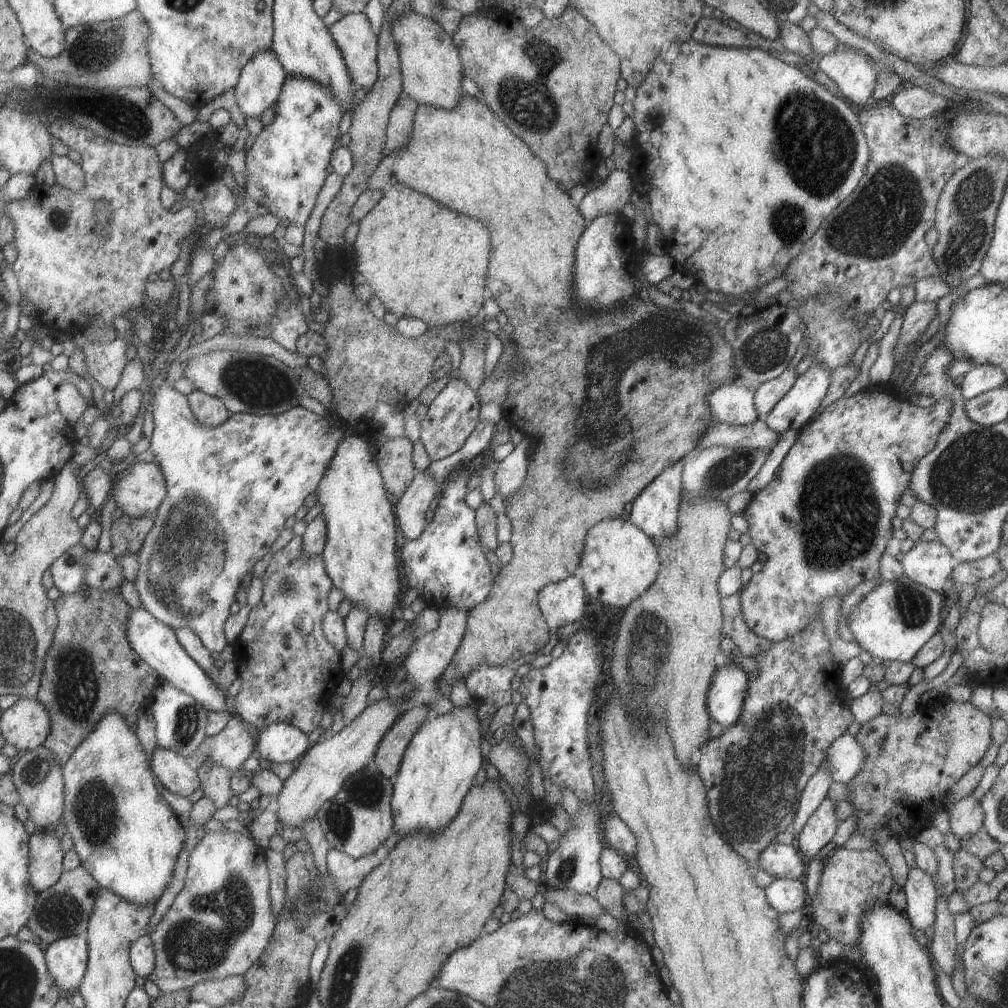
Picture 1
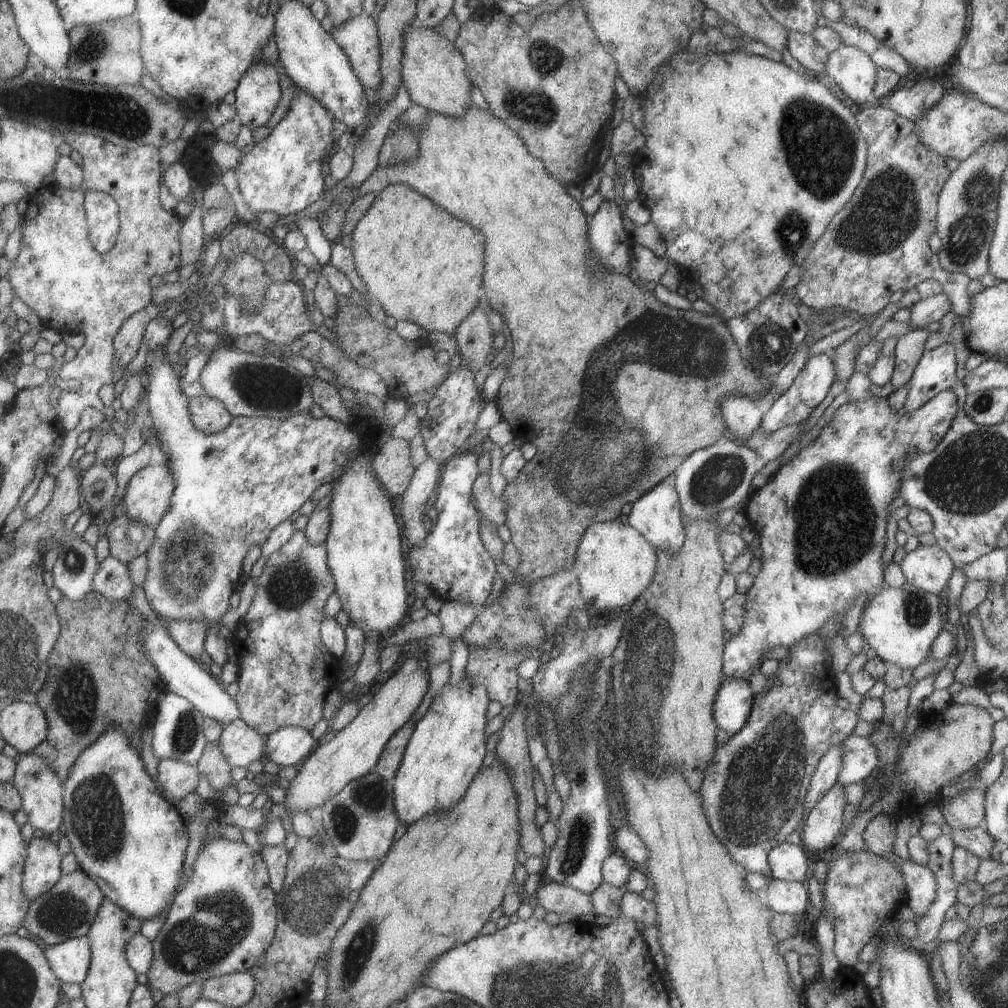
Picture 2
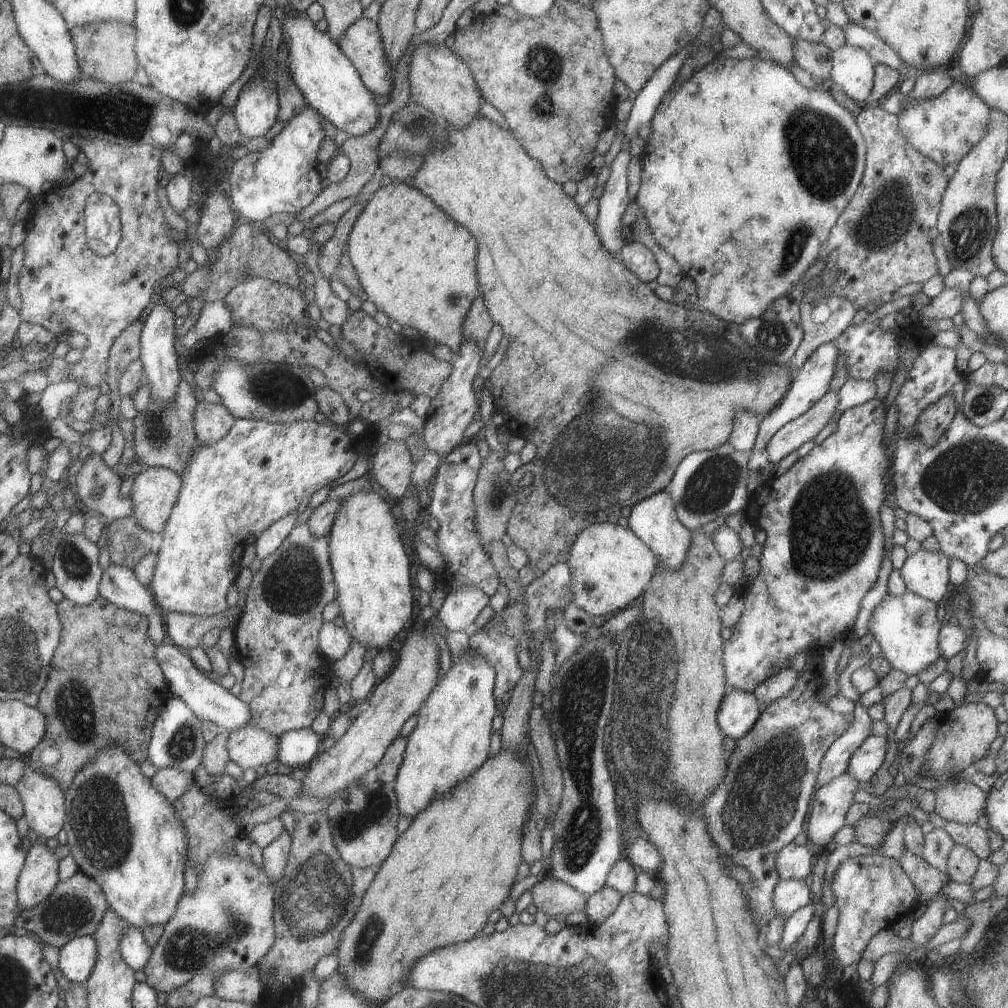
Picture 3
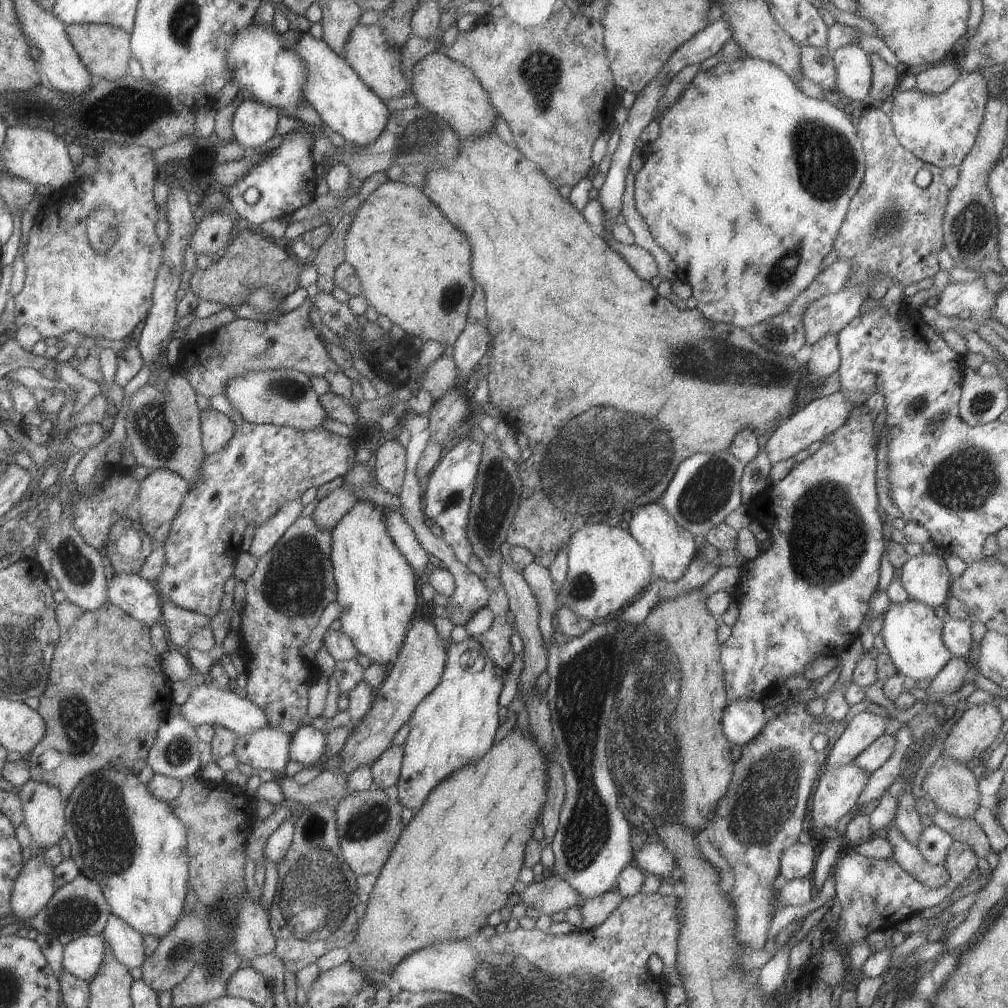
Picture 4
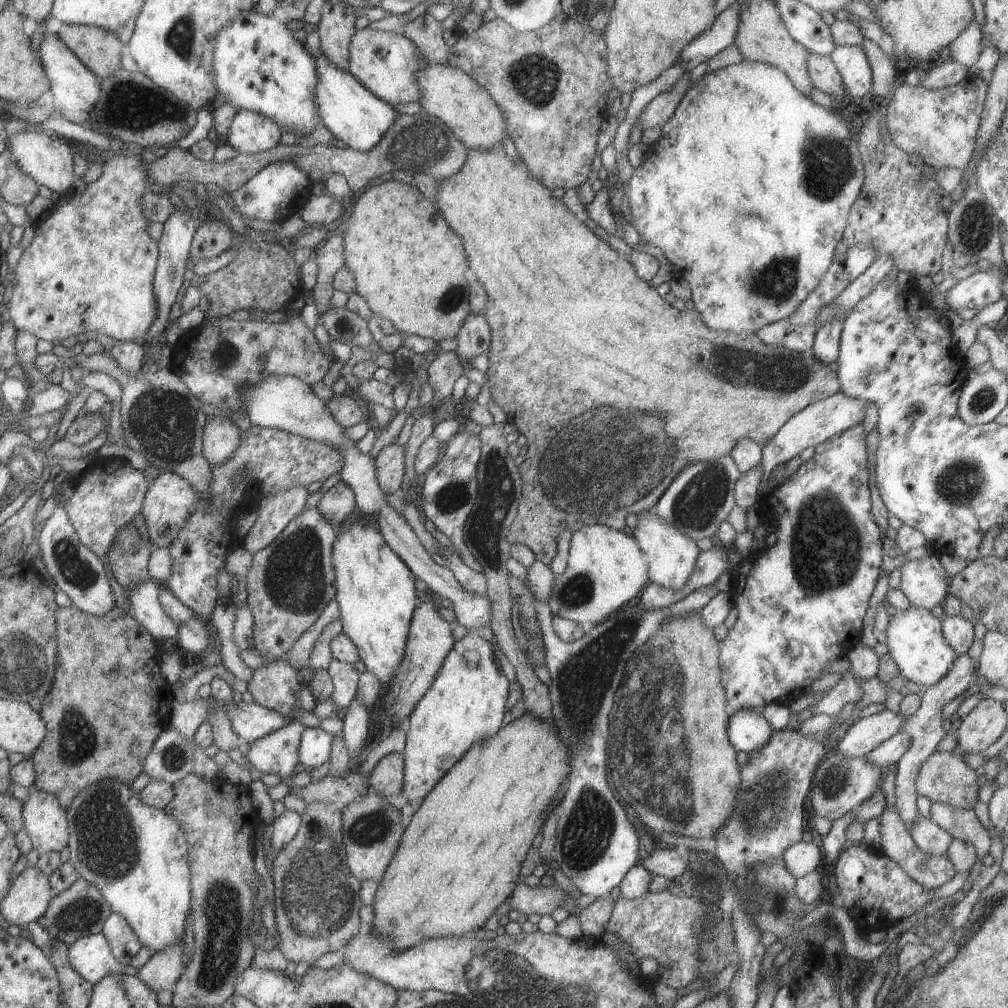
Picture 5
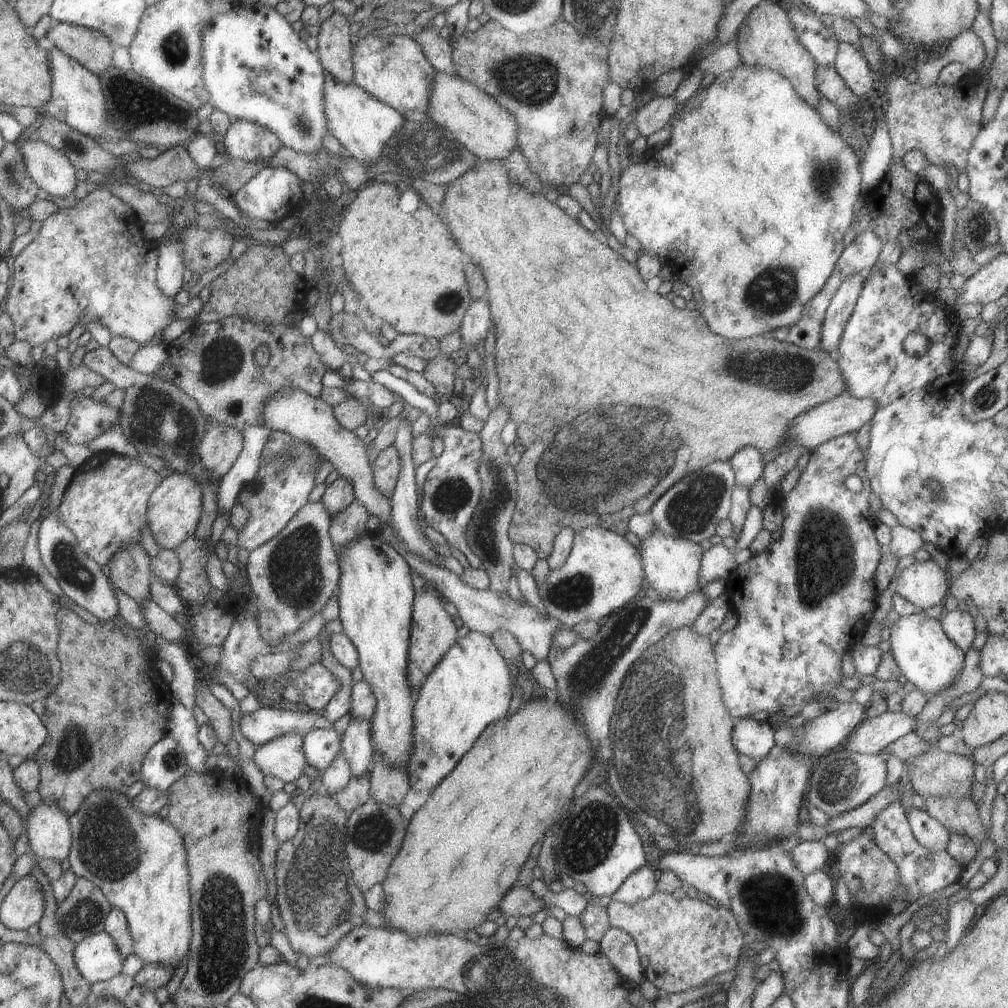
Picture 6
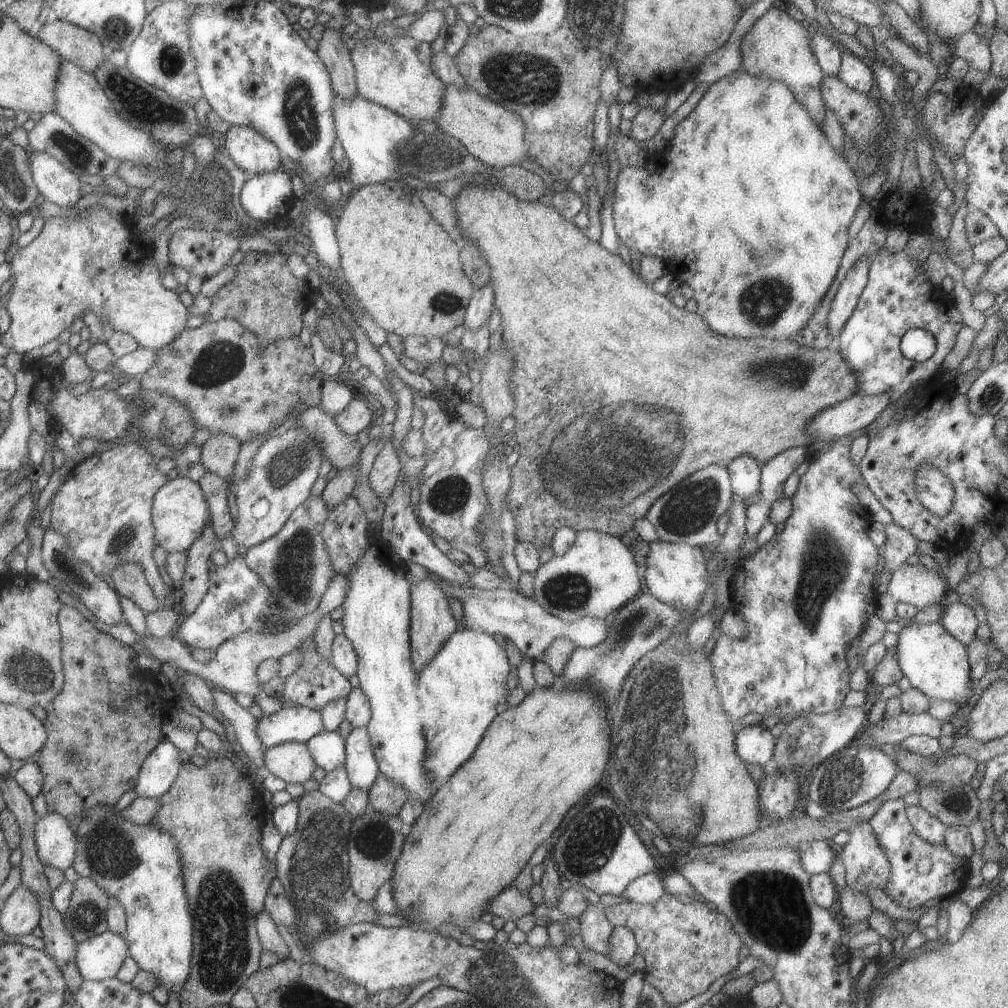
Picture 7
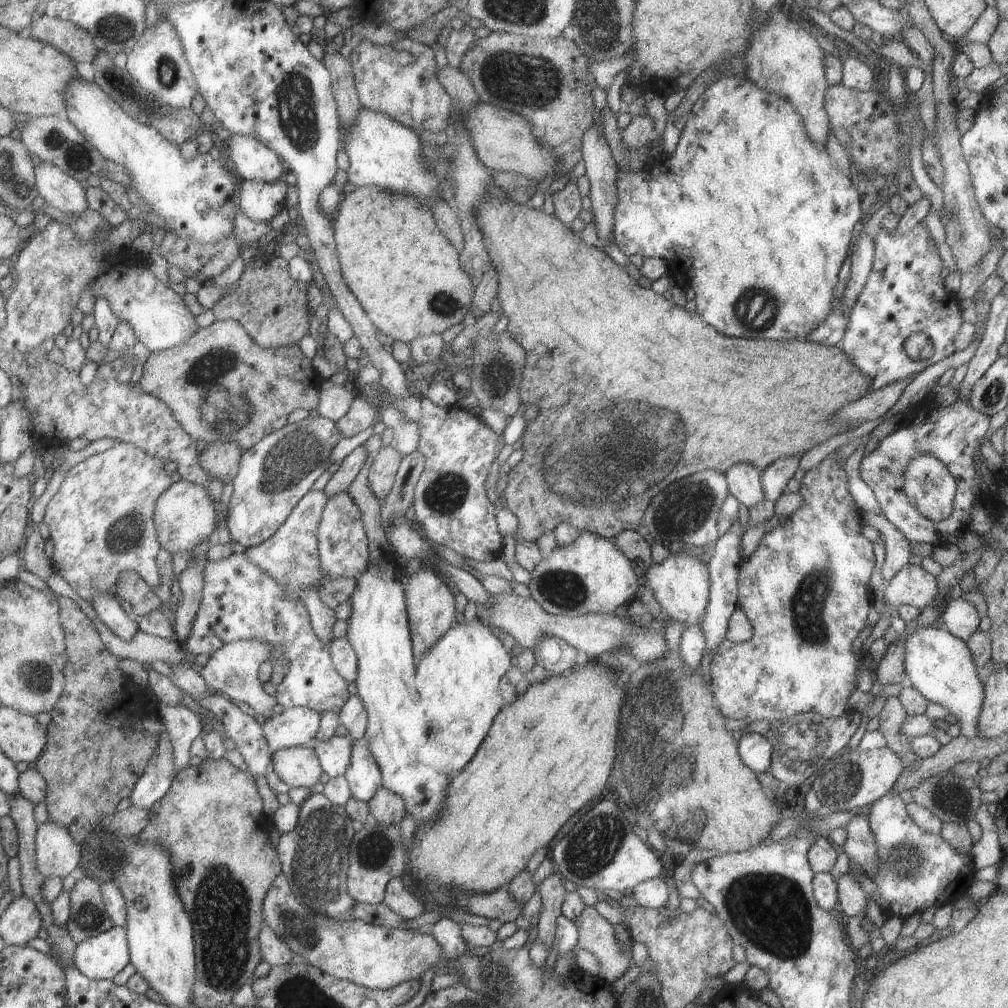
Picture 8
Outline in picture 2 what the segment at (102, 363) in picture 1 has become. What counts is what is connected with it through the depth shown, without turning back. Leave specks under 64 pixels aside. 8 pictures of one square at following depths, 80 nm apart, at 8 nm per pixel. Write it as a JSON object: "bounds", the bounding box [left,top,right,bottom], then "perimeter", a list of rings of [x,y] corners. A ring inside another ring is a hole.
{"bounds":[7,132,185,431],"perimeter":[[[57,132],[58,140],[66,142],[82,158],[82,185],[77,189],[41,188],[39,194],[29,194],[19,206],[20,246],[18,256],[9,264],[7,279],[20,303],[28,306],[40,320],[44,329],[51,318],[51,328],[59,332],[83,332],[84,343],[76,350],[72,361],[66,362],[58,370],[60,379],[79,381],[78,391],[62,388],[56,407],[57,418],[62,428],[71,431],[77,426],[79,414],[86,406],[101,411],[103,403],[97,397],[97,390],[103,384],[111,383],[111,360],[113,350],[111,340],[123,320],[147,306],[151,302],[149,278],[154,274],[161,276],[165,272],[180,268],[179,233],[185,218],[172,210],[165,211],[159,203],[159,180],[161,180],[161,160],[154,146],[143,145],[134,149],[115,146],[94,134],[75,134],[75,132]],[[97,191],[107,193],[118,206],[118,233],[113,246],[99,254],[88,237],[88,224],[84,213],[84,192]]]}

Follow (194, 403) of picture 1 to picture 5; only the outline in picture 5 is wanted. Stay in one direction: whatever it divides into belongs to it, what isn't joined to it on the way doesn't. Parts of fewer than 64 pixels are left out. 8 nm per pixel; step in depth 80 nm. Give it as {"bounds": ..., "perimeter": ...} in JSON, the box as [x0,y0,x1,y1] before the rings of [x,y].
{"bounds":[202,414,239,466],"perimeter":[[[214,414],[207,418],[202,430],[202,454],[209,466],[231,460],[239,444],[239,428],[225,416]]]}

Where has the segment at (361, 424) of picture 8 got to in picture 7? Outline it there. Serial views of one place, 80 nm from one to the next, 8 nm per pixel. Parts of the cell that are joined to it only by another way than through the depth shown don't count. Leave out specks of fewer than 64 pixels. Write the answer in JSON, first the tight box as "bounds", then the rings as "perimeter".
{"bounds":[333,397,373,436],"perimeter":[[[353,397],[349,404],[333,418],[343,434],[356,436],[369,425],[372,414],[373,405],[369,400]]]}

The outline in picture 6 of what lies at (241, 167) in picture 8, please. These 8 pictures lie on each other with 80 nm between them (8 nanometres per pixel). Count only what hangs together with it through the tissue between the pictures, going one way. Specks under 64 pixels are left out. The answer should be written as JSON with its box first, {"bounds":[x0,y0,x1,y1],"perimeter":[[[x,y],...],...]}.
{"bounds":[222,120,281,162],"perimeter":[[[247,120],[230,122],[222,138],[228,157],[243,162],[271,160],[271,156],[275,156],[281,148],[277,136],[267,132],[267,128],[261,128],[259,124]]]}

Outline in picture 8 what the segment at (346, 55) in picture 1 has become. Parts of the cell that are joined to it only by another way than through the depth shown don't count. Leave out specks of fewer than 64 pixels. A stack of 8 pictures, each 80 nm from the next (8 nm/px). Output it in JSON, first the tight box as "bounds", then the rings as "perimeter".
{"bounds":[348,37,453,133],"perimeter":[[[408,37],[384,46],[363,39],[351,50],[348,60],[361,107],[371,112],[383,112],[416,133],[445,130],[453,108],[452,100],[438,81],[431,47]]]}

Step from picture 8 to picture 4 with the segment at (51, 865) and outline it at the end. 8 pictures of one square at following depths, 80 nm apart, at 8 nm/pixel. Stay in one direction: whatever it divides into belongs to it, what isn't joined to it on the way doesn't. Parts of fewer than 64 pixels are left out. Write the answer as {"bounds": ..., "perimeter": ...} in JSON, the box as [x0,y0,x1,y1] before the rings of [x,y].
{"bounds":[18,778,65,849],"perimeter":[[[29,778],[19,788],[18,795],[22,804],[22,822],[28,828],[34,844],[44,849],[57,845],[59,838],[64,836],[63,823],[65,822],[65,800],[60,792],[50,784]]]}

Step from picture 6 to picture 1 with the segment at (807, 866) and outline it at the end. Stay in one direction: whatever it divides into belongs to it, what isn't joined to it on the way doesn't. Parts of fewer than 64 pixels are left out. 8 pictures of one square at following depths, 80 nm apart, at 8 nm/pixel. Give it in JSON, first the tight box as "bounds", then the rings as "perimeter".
{"bounds":[755,843,806,879],"perimeter":[[[772,843],[758,854],[755,868],[761,868],[775,879],[797,879],[806,872],[804,856],[795,844]]]}

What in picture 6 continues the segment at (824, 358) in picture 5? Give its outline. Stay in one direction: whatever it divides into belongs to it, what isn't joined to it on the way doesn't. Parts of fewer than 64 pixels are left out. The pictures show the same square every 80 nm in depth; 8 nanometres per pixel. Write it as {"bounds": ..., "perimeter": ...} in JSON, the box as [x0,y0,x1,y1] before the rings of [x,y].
{"bounds":[819,272,864,358],"perimeter":[[[853,272],[847,276],[827,306],[821,326],[821,342],[819,349],[836,358],[837,346],[843,333],[843,328],[853,312],[855,302],[863,288],[864,272]]]}

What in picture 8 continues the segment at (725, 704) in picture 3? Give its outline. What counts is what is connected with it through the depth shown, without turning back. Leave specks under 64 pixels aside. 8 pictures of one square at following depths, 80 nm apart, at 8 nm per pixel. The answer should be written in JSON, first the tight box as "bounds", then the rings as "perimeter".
{"bounds":[738,733,772,775],"perimeter":[[[745,733],[739,738],[738,753],[743,764],[756,775],[770,768],[772,744],[758,733]]]}

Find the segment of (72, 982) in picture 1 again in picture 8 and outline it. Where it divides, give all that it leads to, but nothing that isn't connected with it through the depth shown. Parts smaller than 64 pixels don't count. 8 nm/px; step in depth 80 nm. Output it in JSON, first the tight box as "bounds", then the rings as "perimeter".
{"bounds":[73,926,130,980],"perimeter":[[[112,926],[108,931],[79,941],[73,955],[73,964],[83,976],[93,980],[112,979],[130,961],[124,927]]]}

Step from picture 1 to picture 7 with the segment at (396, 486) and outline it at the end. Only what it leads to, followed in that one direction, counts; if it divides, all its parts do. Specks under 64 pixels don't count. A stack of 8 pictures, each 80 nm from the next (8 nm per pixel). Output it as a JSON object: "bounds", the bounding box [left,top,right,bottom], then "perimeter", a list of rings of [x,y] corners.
{"bounds":[368,442,401,500],"perimeter":[[[385,442],[368,474],[369,487],[379,499],[385,500],[393,492],[401,466],[395,448]]]}

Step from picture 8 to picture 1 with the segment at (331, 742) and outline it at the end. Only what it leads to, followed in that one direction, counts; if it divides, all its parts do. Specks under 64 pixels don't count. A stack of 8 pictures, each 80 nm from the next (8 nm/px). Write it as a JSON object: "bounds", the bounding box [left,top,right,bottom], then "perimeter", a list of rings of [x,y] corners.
{"bounds":[254,722,312,764],"perimeter":[[[272,722],[258,730],[254,740],[255,756],[270,763],[295,764],[312,742],[298,728],[284,722]]]}

